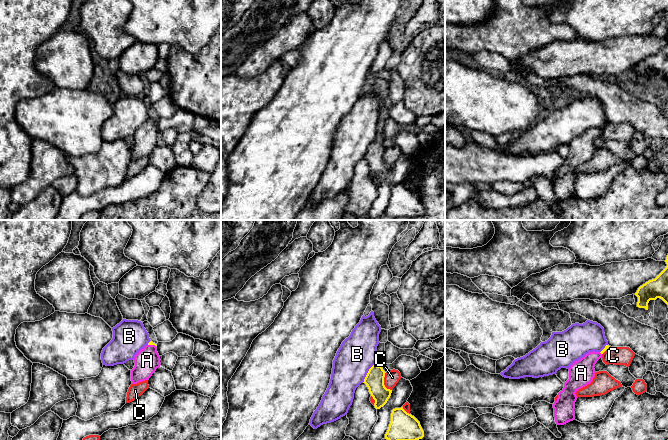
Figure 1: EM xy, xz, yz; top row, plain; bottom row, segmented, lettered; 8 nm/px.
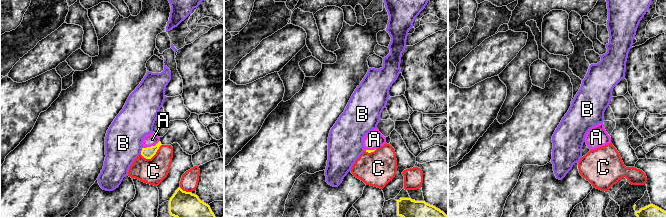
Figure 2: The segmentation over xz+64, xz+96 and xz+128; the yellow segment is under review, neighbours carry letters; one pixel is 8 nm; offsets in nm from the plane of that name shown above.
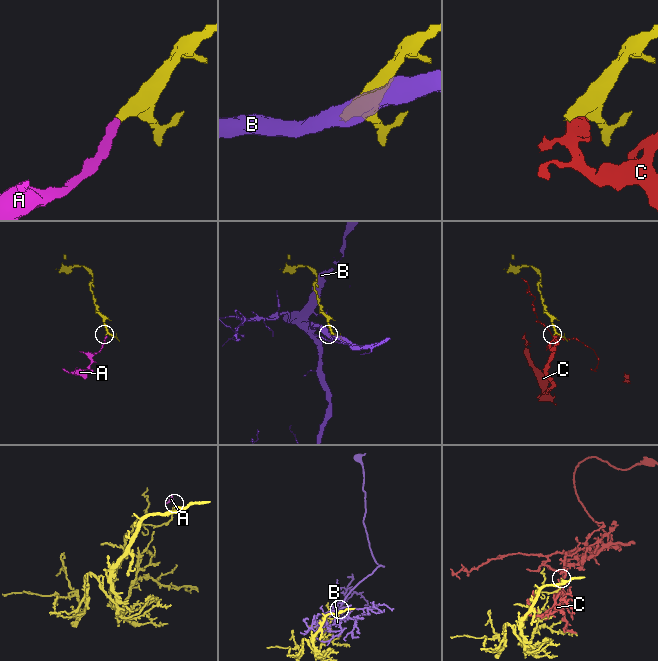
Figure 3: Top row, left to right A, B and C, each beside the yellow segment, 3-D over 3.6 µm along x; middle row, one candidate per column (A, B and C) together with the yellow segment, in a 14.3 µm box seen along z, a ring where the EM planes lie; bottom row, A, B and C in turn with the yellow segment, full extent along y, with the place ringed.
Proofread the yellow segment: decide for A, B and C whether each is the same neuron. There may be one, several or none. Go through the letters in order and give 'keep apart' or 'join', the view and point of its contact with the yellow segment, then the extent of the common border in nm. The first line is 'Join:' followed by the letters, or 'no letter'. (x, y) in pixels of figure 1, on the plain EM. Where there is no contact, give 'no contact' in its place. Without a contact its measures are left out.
Join: A
A: join; contact xy (152, 120); length 70 nm
B: keep apart; contact xz (367, 149); length 190 nm
C: keep apart; contact xz (383, 158); length 160 nm

